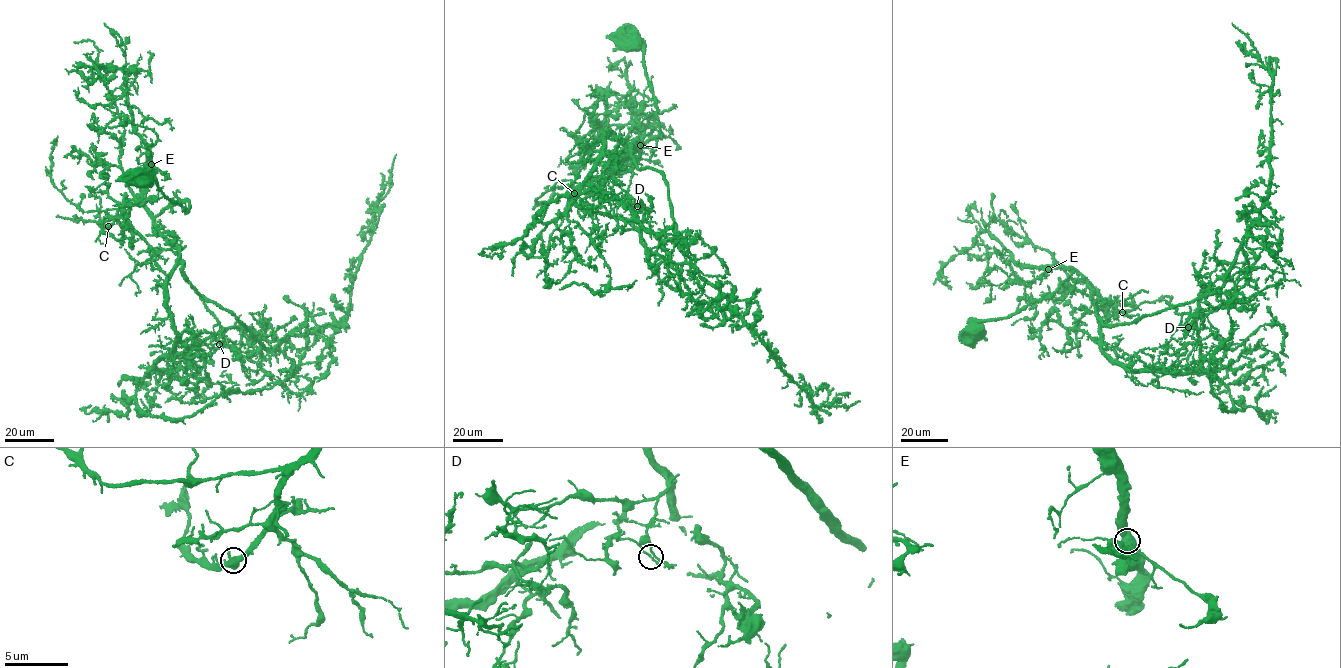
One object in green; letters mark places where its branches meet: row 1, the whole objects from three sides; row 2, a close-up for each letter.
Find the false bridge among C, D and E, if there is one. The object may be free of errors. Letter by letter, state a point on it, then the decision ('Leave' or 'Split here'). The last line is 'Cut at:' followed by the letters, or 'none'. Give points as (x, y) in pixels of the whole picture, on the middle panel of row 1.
C: Place: (574, 193). Leave
D: Place: (637, 206). Split here
E: Place: (640, 145). Leave
Cut at: D

